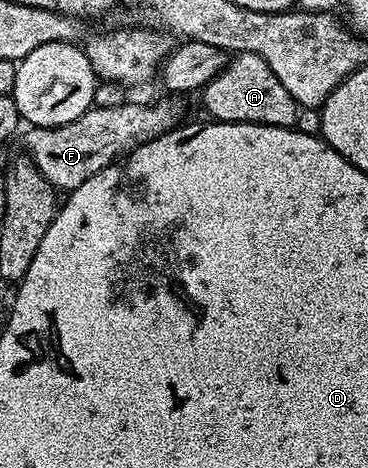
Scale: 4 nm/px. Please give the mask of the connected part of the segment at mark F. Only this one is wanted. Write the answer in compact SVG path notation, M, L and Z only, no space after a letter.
M164 96L161 102L152 102L147 106L144 102L128 102L125 106L100 106L93 105L91 110L78 116L78 120L70 120L70 124L61 126L34 126L23 131L24 146L27 157L32 159L38 172L50 180L57 191L71 192L77 190L90 176L102 172L102 168L113 165L117 160L123 159L125 155L141 146L143 142L154 140L166 132L175 130L177 126L185 121L184 102L180 96Z

